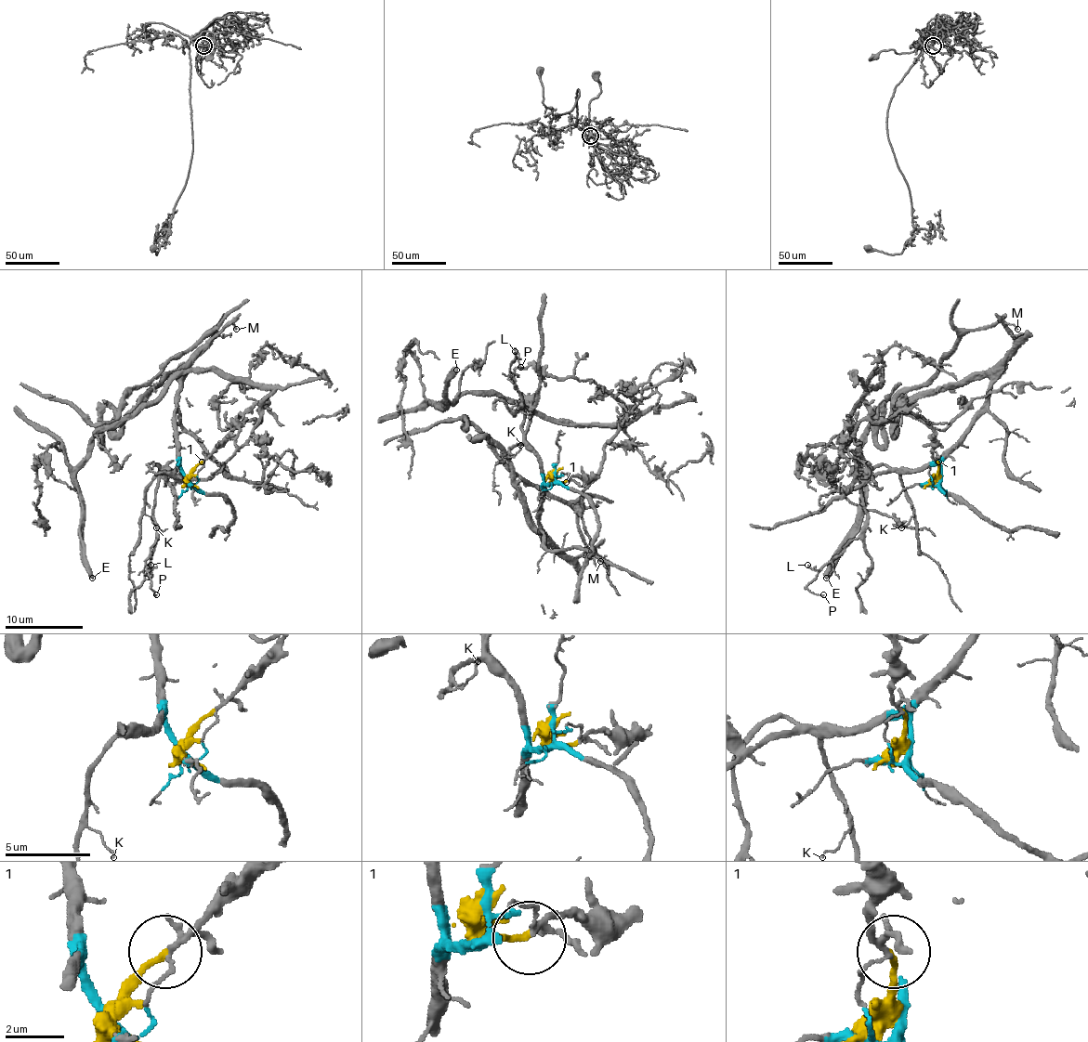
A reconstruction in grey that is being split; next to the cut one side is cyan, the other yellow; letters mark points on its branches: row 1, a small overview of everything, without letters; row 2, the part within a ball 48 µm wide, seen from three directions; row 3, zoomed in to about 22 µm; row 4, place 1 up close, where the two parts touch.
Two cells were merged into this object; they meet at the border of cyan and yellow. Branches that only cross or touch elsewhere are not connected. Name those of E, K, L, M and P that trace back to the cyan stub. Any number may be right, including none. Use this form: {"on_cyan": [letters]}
{"on_cyan": ["K", "L", "M", "P"]}

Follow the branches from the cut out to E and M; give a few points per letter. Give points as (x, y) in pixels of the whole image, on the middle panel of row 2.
E: (550, 482), (595, 476), (624, 414), (635, 412), (575, 423), (494, 395), (439, 404), (457, 370)
M: (550, 484), (544, 484), (539, 523), (543, 530), (568, 555), (577, 557), (593, 550), (601, 562)

